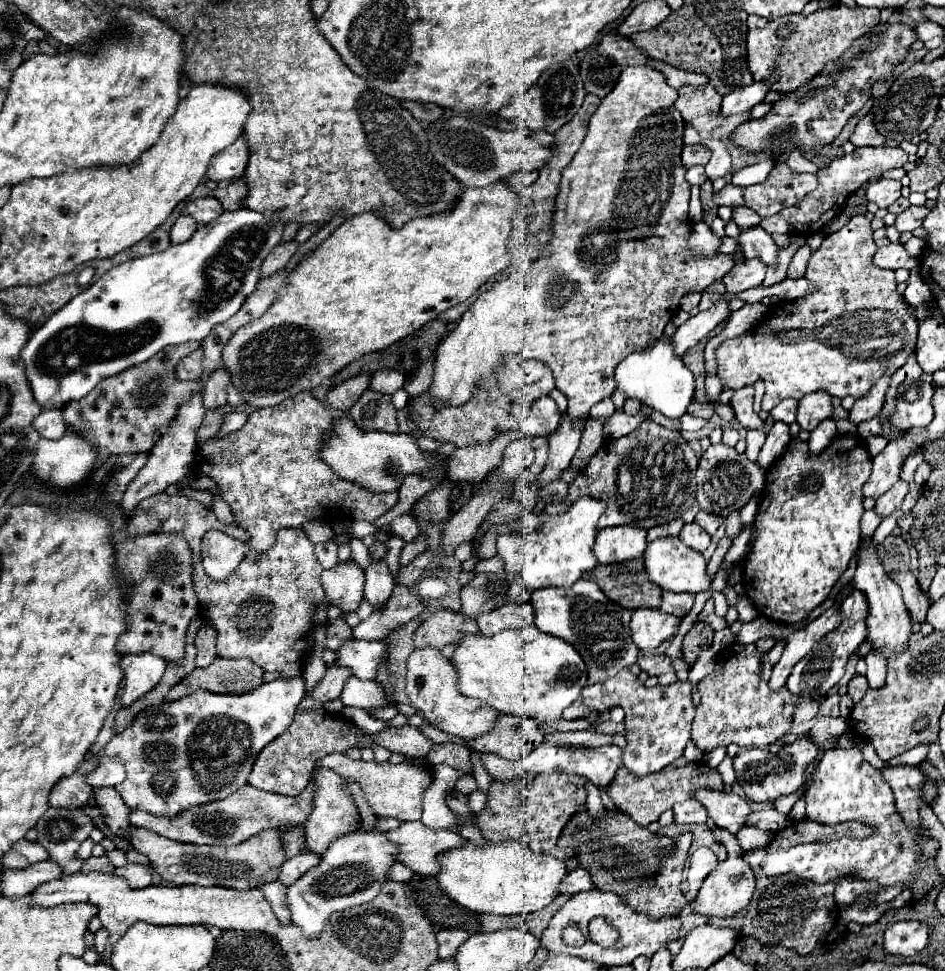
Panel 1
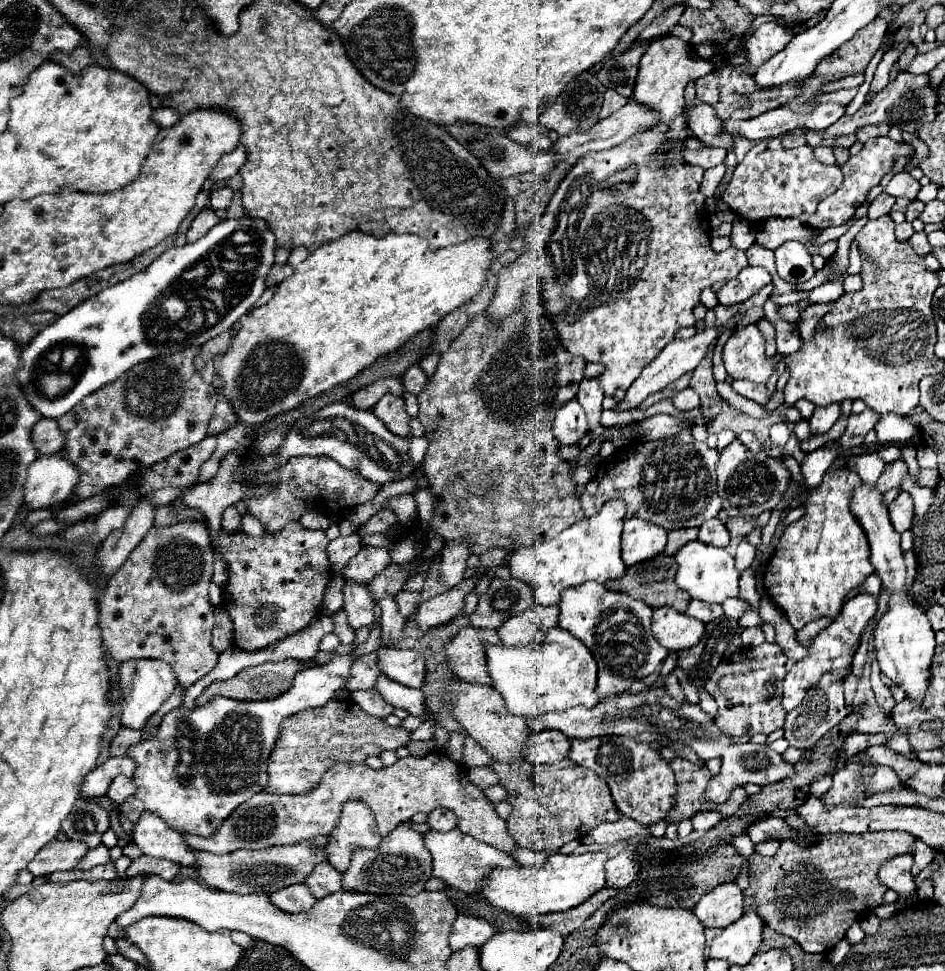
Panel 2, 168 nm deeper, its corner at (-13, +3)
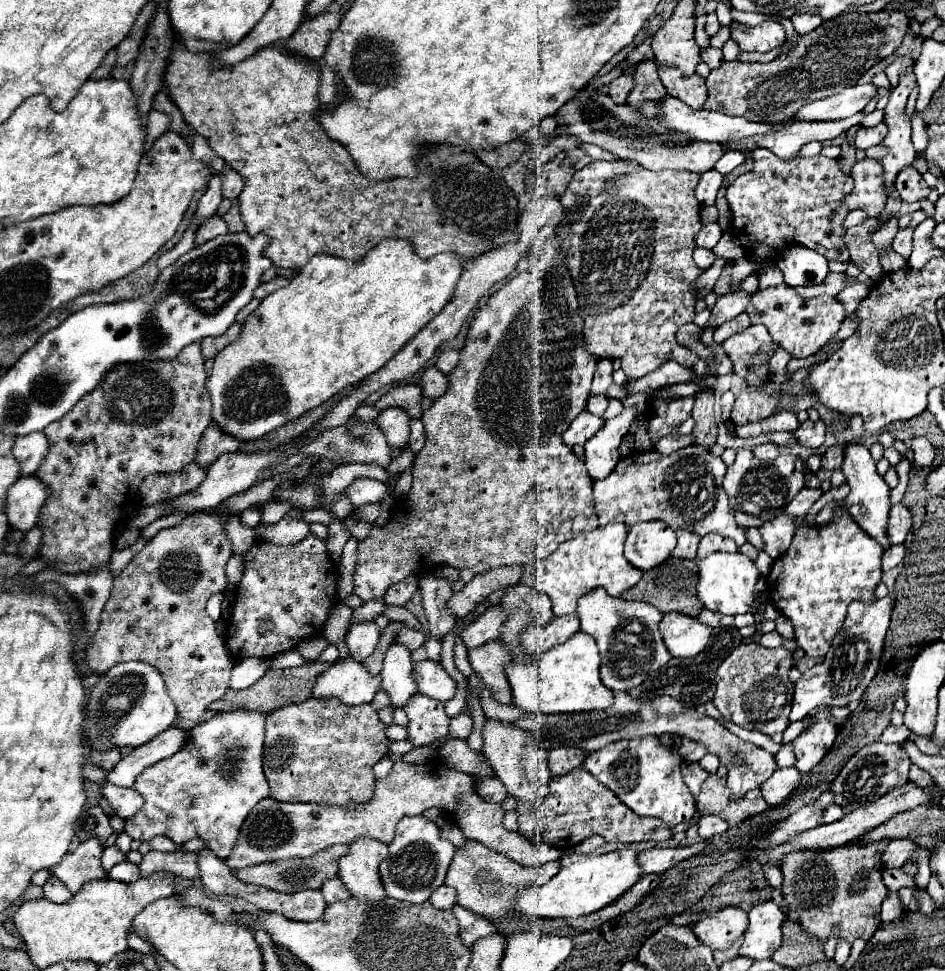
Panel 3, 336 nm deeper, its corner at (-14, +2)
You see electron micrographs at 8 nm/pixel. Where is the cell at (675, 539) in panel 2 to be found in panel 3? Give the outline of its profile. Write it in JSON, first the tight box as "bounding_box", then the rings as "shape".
{"bounding_box":[672,532,700,558],"shape":[[[678,532],[678,546],[674,548],[672,556],[676,558],[696,558],[696,548],[698,548],[700,536],[694,532]]]}

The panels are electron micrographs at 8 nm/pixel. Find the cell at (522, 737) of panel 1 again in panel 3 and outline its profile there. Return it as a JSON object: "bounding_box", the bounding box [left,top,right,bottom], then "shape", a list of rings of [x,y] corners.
{"bounding_box":[548,748,586,776],"shape":[[[556,748],[548,752],[548,764],[552,770],[552,776],[568,774],[582,766],[586,758],[586,752],[580,748]]]}

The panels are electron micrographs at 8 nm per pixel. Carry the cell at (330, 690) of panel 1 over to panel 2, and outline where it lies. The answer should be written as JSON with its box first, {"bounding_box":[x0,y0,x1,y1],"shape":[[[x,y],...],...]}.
{"bounding_box":[347,653,379,693],"shape":[[[369,653],[363,657],[357,657],[351,665],[351,675],[347,679],[347,691],[353,693],[357,689],[371,689],[375,685],[375,679],[379,677],[377,667],[377,655]]]}

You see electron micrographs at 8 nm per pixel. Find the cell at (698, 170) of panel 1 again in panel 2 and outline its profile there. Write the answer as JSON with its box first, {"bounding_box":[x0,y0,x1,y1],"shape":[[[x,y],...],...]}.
{"bounding_box":[701,163,727,197],"shape":[[[723,163],[723,165],[711,167],[711,169],[705,171],[705,177],[703,177],[703,183],[701,183],[701,193],[703,193],[705,197],[711,197],[711,195],[715,193],[719,181],[721,181],[723,175],[725,175],[725,169],[727,169],[727,165]]]}

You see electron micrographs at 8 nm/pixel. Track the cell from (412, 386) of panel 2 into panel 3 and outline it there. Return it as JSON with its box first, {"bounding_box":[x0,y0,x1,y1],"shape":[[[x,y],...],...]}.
{"bounding_box":[420,366,450,400],"shape":[[[434,366],[428,368],[428,370],[422,374],[422,382],[420,382],[420,386],[422,386],[424,396],[426,396],[426,398],[432,398],[432,400],[440,398],[440,396],[446,394],[446,390],[450,388],[446,374],[440,372],[440,370],[434,368]]]}

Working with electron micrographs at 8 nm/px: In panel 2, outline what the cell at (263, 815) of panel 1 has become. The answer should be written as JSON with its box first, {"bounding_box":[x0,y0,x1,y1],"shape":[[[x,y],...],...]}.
{"bounding_box":[183,753,515,853],"shape":[[[429,753],[427,757],[405,757],[397,759],[395,765],[383,767],[379,771],[367,767],[365,763],[335,763],[319,785],[305,795],[275,795],[267,791],[255,793],[249,801],[239,805],[223,825],[211,837],[195,837],[193,833],[183,833],[193,849],[203,849],[211,853],[231,853],[235,849],[265,849],[271,845],[299,843],[317,835],[327,835],[337,825],[341,803],[347,799],[363,799],[377,821],[379,833],[387,835],[399,823],[409,821],[415,813],[431,813],[435,807],[451,809],[459,819],[459,829],[479,841],[491,843],[501,851],[511,851],[515,841],[505,829],[505,821],[495,813],[493,803],[483,795],[477,785],[471,785],[467,771],[453,763],[445,753]]]}

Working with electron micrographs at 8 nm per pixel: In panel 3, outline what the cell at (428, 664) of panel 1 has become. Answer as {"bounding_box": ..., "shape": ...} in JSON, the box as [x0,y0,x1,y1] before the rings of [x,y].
{"bounding_box":[482,720,552,802],"shape":[[[486,720],[484,724],[484,748],[482,754],[494,768],[496,776],[506,786],[508,794],[516,800],[524,802],[542,802],[544,796],[548,796],[548,782],[552,780],[550,768],[548,768],[548,756],[540,746],[536,746],[532,734],[528,730],[520,730],[512,724],[498,722],[498,720]]]}

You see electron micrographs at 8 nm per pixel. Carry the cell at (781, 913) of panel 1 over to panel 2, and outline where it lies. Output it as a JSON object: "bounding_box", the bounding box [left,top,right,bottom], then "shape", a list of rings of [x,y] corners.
{"bounding_box":[743,831,915,953],"shape":[[[875,831],[875,833],[827,833],[819,835],[809,847],[801,847],[795,841],[783,841],[779,851],[773,857],[753,855],[749,865],[749,887],[743,891],[745,897],[745,913],[757,909],[759,917],[763,917],[765,925],[781,935],[789,935],[793,941],[801,945],[807,953],[825,953],[833,949],[837,941],[841,941],[849,929],[849,925],[865,915],[867,905],[881,905],[881,899],[887,887],[879,881],[879,867],[899,853],[911,853],[915,845],[915,837],[903,831]]]}

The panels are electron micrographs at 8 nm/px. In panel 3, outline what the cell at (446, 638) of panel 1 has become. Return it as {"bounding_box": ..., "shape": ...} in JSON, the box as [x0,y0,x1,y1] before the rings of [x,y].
{"bounding_box":[468,640,512,706],"shape":[[[492,640],[468,652],[470,666],[480,676],[482,684],[492,692],[492,698],[508,706],[512,706],[512,690],[506,678],[506,664],[510,662],[510,658],[512,656],[498,640]]]}

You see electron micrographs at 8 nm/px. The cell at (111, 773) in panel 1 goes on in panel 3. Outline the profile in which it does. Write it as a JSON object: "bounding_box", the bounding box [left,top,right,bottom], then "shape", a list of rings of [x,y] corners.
{"bounding_box":[102,784,144,820],"shape":[[[106,784],[102,788],[102,794],[110,802],[114,814],[122,820],[132,818],[132,814],[136,814],[140,806],[144,806],[144,798],[140,798],[140,794],[134,788],[120,788],[114,784]]]}

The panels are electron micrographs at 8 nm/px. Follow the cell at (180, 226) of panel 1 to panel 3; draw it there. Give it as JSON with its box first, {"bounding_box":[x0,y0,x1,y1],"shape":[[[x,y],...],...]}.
{"bounding_box":[194,216,228,246],"shape":[[[214,216],[214,218],[210,218],[206,224],[202,224],[202,226],[196,230],[194,242],[196,242],[196,246],[200,246],[200,244],[204,244],[204,242],[216,238],[216,236],[226,234],[226,232],[228,232],[226,222],[224,222],[220,216]]]}

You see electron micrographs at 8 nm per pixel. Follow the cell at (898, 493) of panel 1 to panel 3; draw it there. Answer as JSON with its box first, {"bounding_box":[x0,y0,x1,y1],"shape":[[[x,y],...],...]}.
{"bounding_box":[888,504,912,546],"shape":[[[896,504],[890,508],[890,520],[888,520],[888,542],[890,546],[892,544],[904,544],[906,540],[906,534],[912,526],[912,516],[910,516],[910,510],[902,504]]]}

